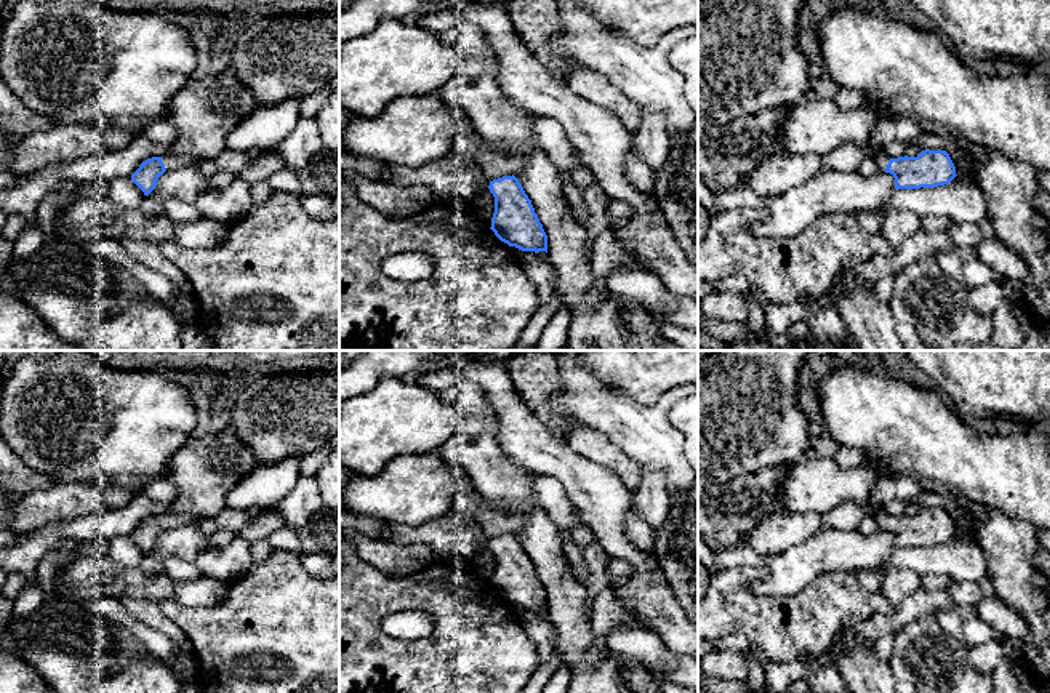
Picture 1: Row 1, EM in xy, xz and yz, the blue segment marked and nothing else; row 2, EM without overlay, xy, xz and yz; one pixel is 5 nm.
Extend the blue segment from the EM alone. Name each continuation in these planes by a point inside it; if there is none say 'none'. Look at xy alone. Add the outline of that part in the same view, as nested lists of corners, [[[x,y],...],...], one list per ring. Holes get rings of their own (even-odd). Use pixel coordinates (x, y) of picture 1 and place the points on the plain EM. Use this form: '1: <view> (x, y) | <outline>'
1: xy (207, 468) | [[[232,434],[194,435],[173,456],[168,479],[176,485],[171,509],[162,514],[166,530],[216,517],[229,491],[251,474],[254,455]]]

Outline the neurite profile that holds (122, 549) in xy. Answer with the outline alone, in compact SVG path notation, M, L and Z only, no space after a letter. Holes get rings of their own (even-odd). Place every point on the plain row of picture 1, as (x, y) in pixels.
M130 535L114 538L104 551L110 560L125 567L138 565L146 555Z

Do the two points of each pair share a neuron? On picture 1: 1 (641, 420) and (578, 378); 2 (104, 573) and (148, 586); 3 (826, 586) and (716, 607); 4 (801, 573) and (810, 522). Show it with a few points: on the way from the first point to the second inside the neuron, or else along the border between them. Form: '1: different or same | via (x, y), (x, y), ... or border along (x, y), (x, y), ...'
1: same | via (625, 420), (615, 415), (594, 394)
2: same | via (116, 580), (136, 581)
3: same | via (799, 600), (781, 599), (773, 607), (743, 607)
4: different | border along (820, 528), (804, 541), (773, 556)

